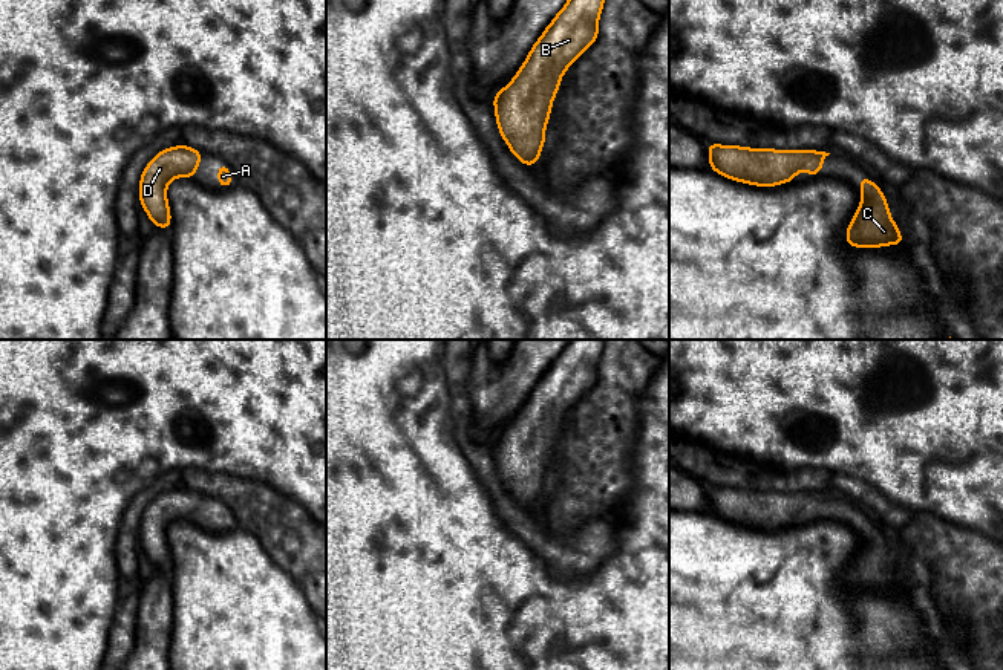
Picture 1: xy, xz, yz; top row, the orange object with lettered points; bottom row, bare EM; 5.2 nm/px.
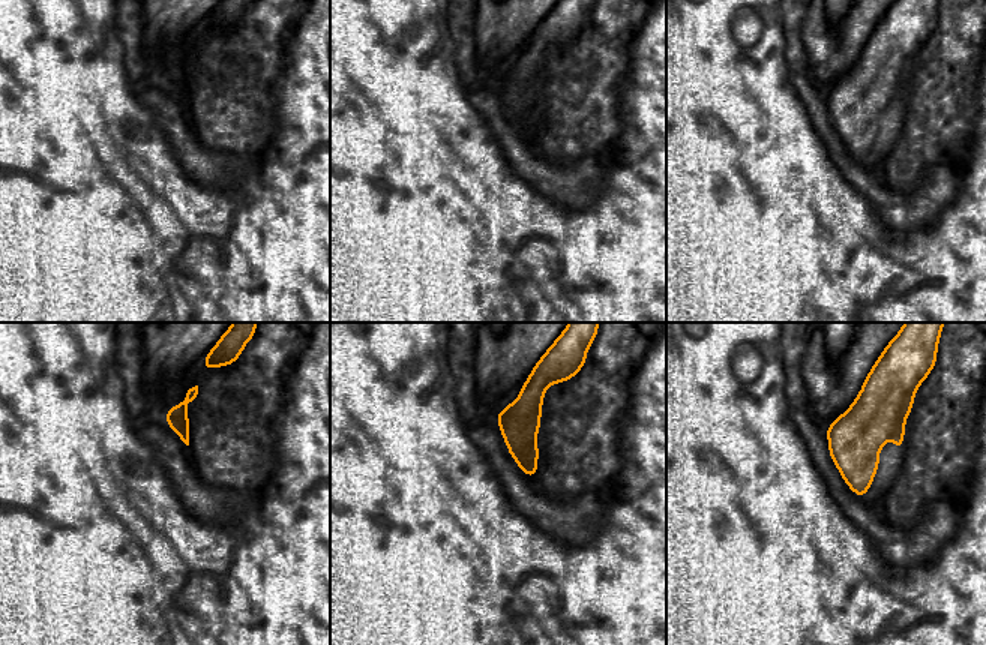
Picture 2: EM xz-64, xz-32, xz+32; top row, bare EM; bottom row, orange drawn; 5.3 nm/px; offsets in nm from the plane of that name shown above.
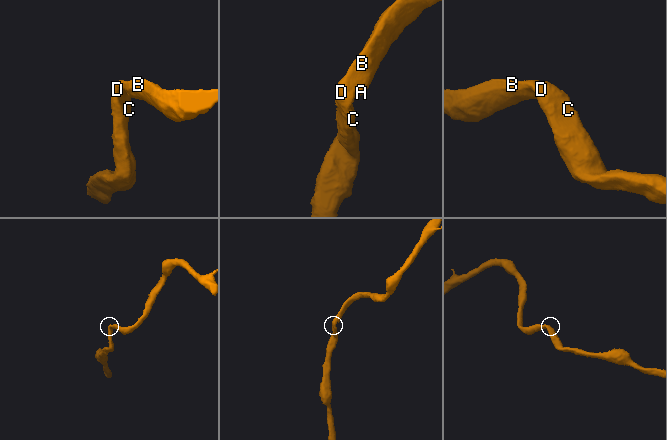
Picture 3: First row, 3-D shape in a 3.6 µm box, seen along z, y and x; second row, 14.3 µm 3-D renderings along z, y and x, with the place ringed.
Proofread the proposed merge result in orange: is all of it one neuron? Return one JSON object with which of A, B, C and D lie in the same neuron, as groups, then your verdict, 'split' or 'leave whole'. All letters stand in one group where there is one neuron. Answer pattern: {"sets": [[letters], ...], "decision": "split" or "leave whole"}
{"sets": [["A", "B", "C", "D"]], "decision": "leave whole"}

